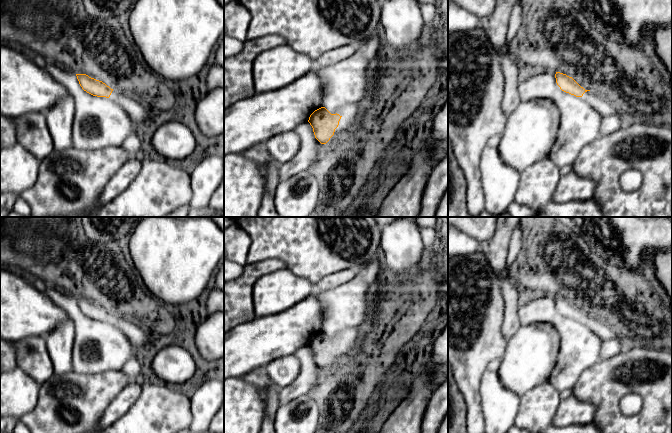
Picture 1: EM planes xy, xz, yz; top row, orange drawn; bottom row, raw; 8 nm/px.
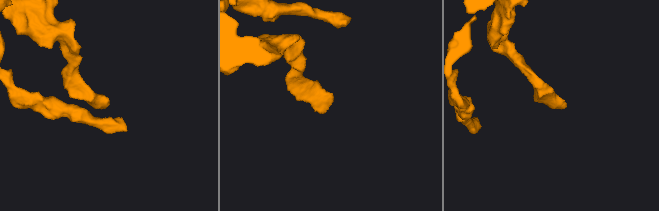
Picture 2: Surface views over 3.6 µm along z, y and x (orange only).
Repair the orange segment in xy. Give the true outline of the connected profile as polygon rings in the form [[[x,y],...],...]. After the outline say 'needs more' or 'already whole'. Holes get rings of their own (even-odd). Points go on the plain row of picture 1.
[[[76,298],[80,310],[87,317],[110,322],[127,335],[134,349],[142,346],[151,336],[143,327],[134,320],[111,313],[102,305],[89,301],[86,298]]] | needs more

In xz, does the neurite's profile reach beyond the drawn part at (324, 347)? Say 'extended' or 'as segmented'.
extended

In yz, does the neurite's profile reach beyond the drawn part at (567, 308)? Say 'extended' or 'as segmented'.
extended

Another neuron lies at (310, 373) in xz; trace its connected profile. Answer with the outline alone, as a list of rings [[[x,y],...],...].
[[[309,346],[299,348],[294,355],[300,362],[300,371],[294,382],[279,391],[279,404],[283,405],[302,396],[308,395],[320,381],[325,368],[321,368],[314,359]]]

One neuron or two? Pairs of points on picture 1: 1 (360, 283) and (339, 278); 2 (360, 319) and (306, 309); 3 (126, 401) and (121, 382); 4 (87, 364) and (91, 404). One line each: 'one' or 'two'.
1: two
2: two
3: two
4: two

